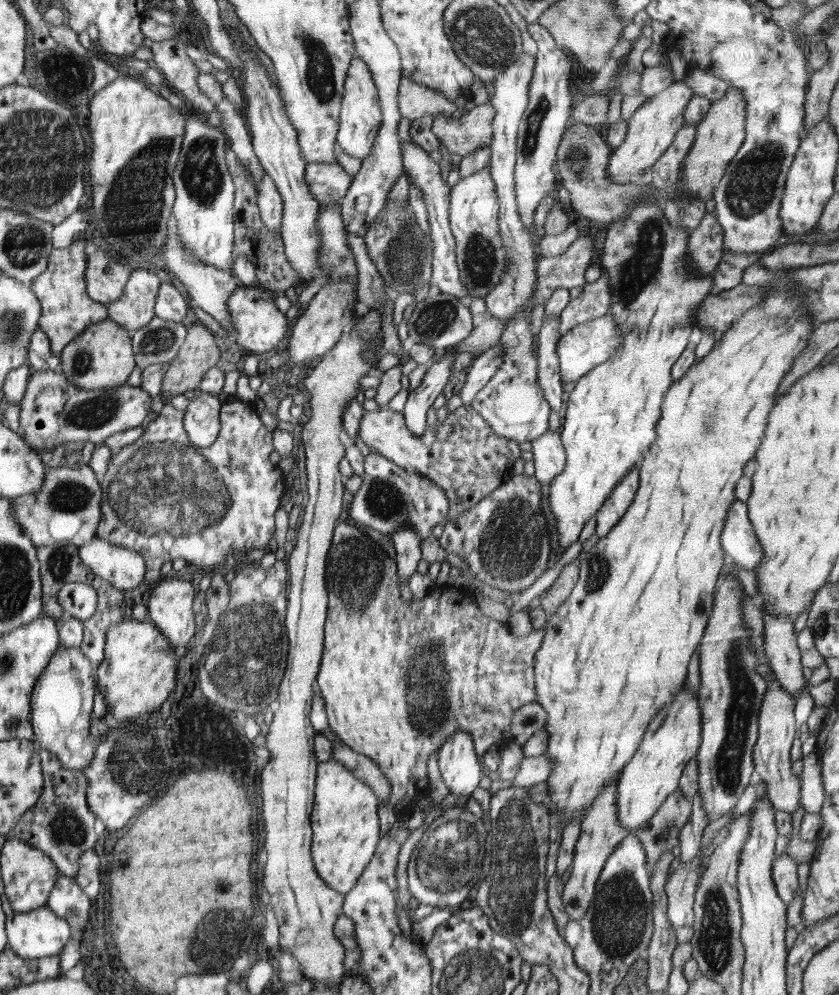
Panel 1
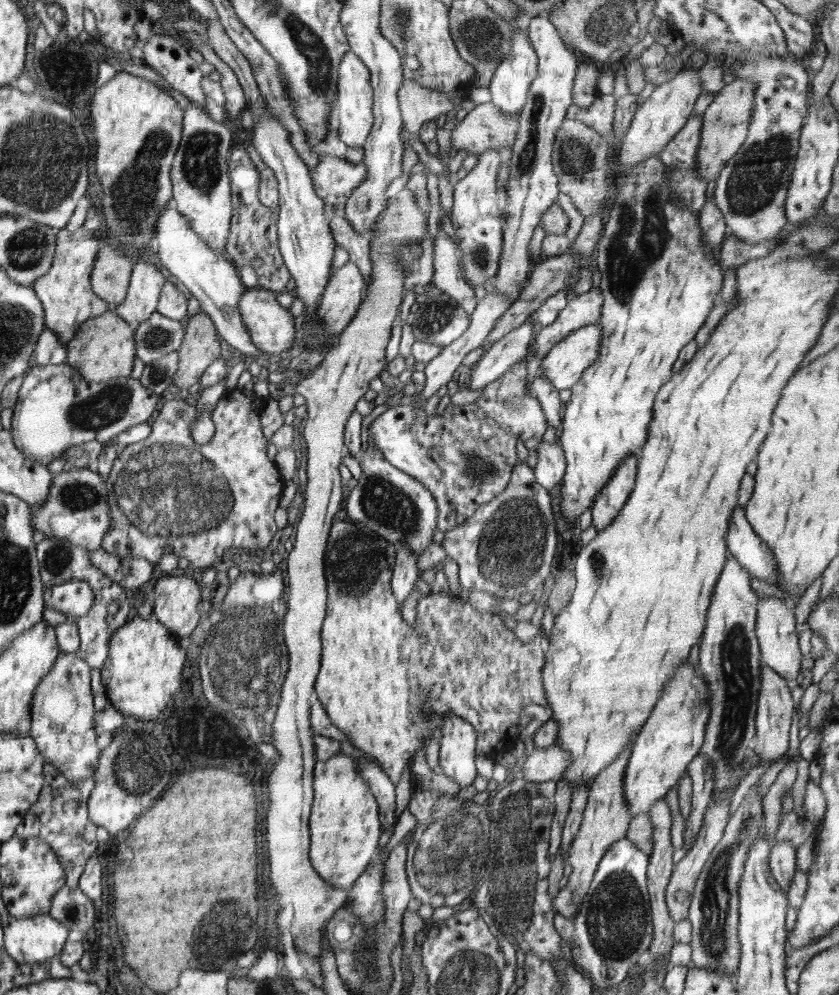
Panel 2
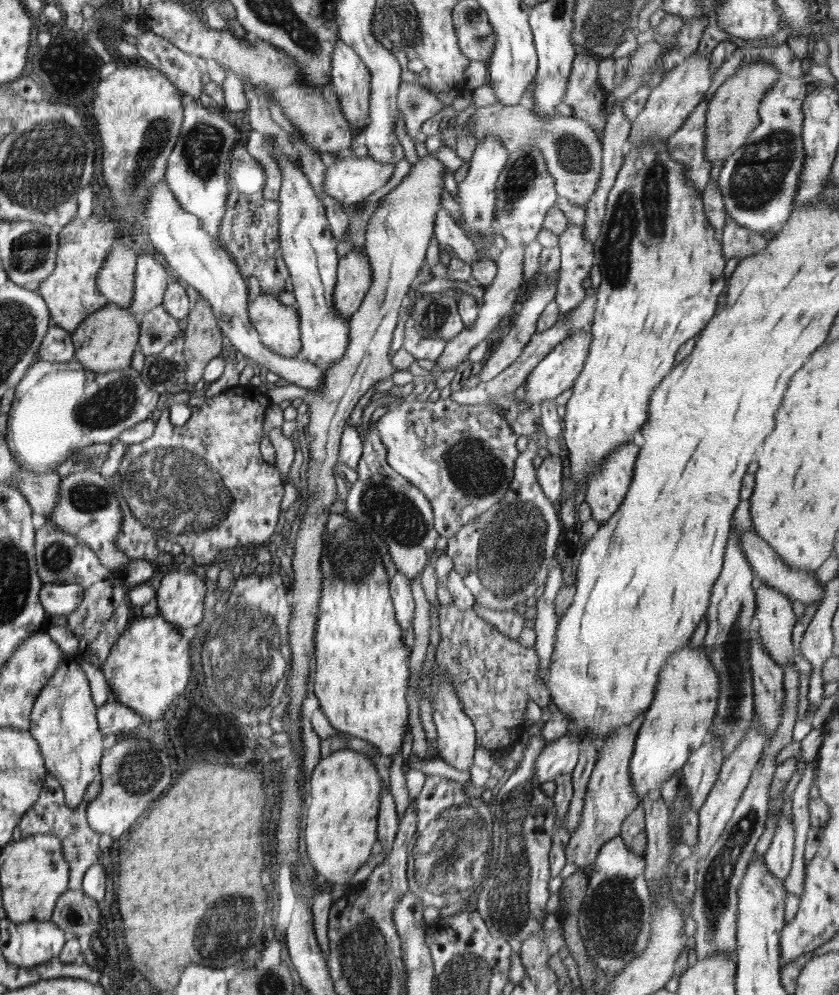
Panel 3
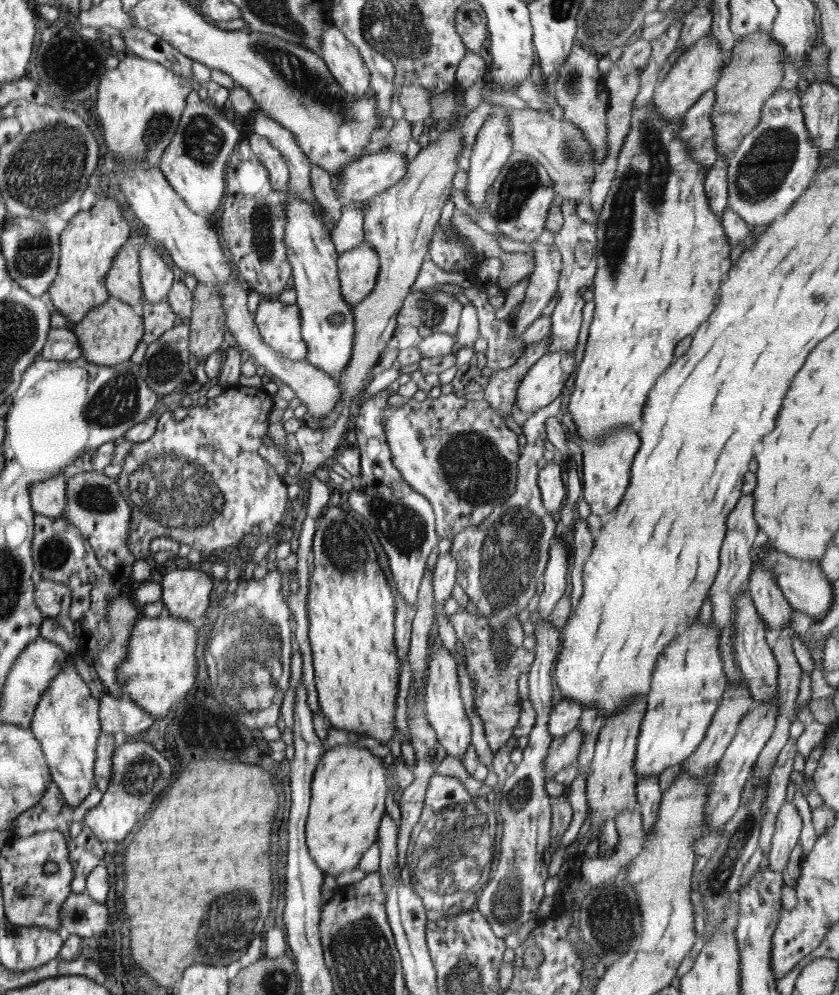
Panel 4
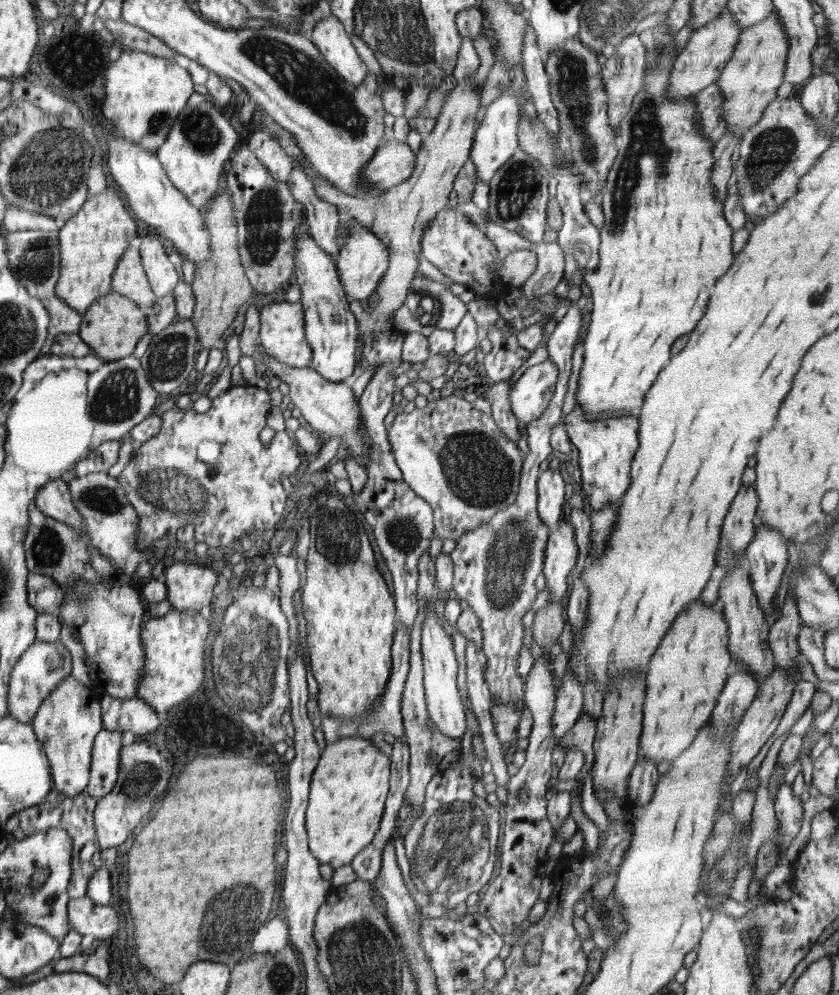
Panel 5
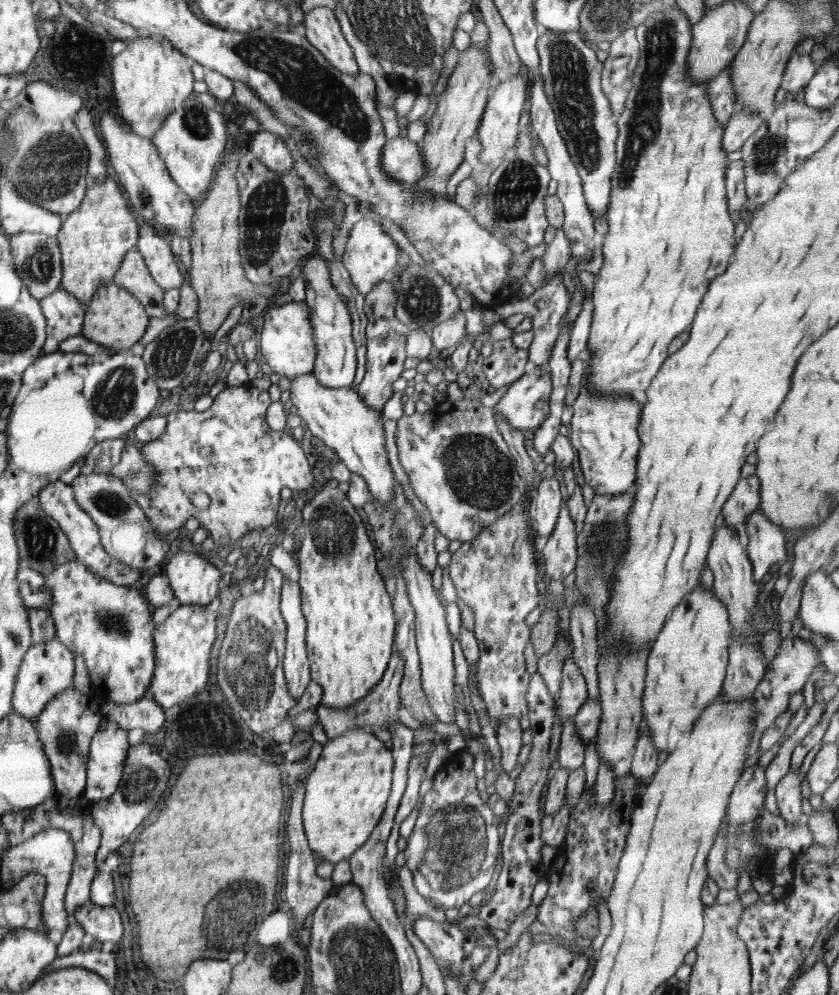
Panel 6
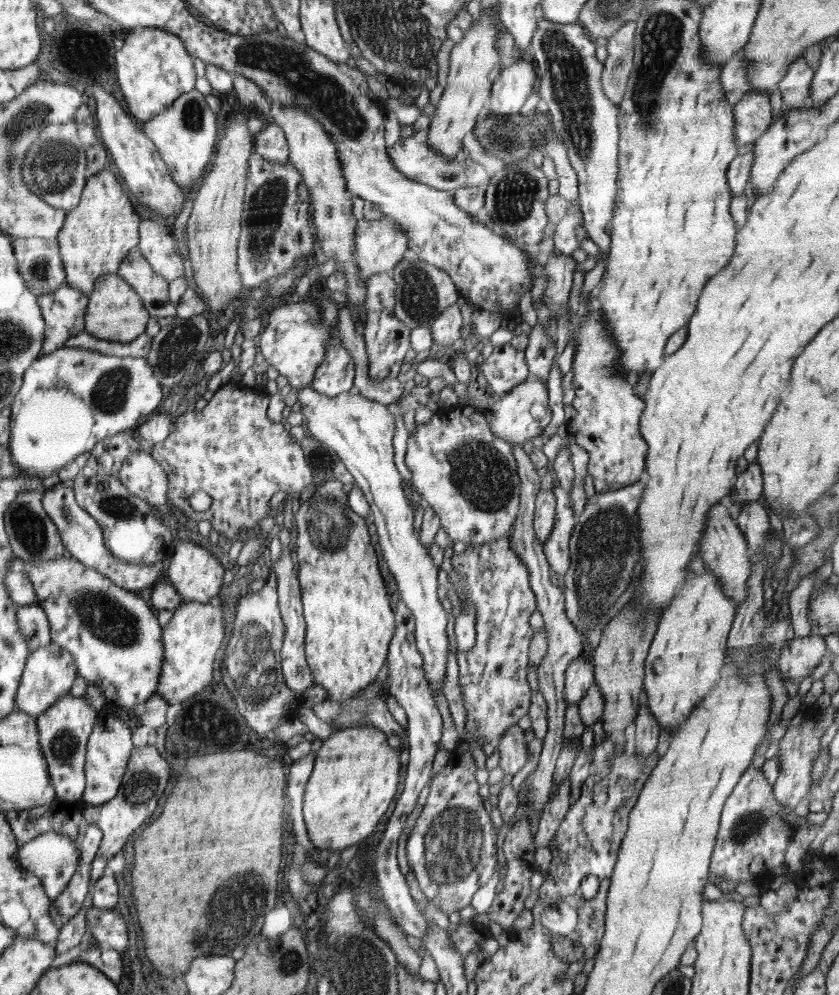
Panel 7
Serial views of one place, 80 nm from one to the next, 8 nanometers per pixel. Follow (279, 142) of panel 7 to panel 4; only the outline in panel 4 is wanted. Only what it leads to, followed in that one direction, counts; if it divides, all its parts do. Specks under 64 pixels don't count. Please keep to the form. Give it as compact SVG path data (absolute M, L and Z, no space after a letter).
M252 134L248 144L254 156L267 168L272 188L285 191L289 183L289 170L285 158L278 149L275 149L266 137Z

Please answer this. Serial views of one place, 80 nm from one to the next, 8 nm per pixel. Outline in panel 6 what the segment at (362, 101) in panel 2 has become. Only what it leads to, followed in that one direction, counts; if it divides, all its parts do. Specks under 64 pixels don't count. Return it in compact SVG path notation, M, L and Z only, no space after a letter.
M316 6L305 12L303 21L306 39L333 67L349 75L359 73L352 47L343 36L335 11L328 7Z

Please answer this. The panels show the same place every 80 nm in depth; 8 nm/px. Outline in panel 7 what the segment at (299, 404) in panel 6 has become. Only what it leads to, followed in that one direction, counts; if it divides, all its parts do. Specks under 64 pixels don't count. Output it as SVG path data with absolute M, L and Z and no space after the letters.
M312 384L298 391L298 402L302 404L300 412L312 437L318 439L324 449L334 451L368 500L386 564L397 580L401 599L414 617L416 646L435 698L436 693L443 693L442 682L449 653L446 636L448 614L436 593L439 568L432 561L429 550L420 542L418 533L414 532L414 514L402 489L402 476L394 464L394 416L384 404L370 401L360 394L347 391L328 398L314 391Z

